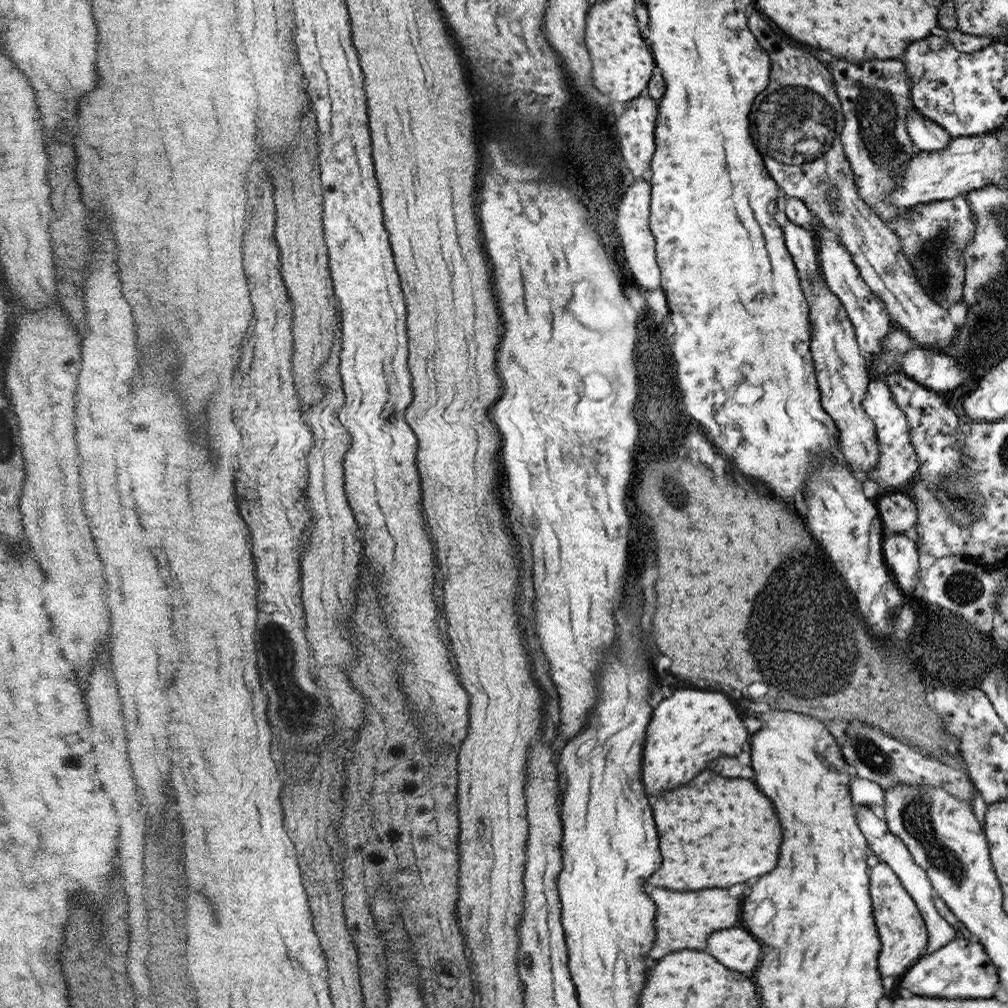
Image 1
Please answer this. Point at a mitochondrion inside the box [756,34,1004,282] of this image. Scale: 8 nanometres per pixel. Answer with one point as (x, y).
(877, 104)

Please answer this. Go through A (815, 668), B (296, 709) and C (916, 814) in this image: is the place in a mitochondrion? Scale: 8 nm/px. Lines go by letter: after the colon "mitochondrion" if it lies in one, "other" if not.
A: mitochondrion
B: mitochondrion
C: mitochondrion

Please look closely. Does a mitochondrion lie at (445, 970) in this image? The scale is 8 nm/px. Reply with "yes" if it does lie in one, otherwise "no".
no

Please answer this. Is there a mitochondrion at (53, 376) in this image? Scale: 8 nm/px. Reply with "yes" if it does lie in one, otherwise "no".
no

